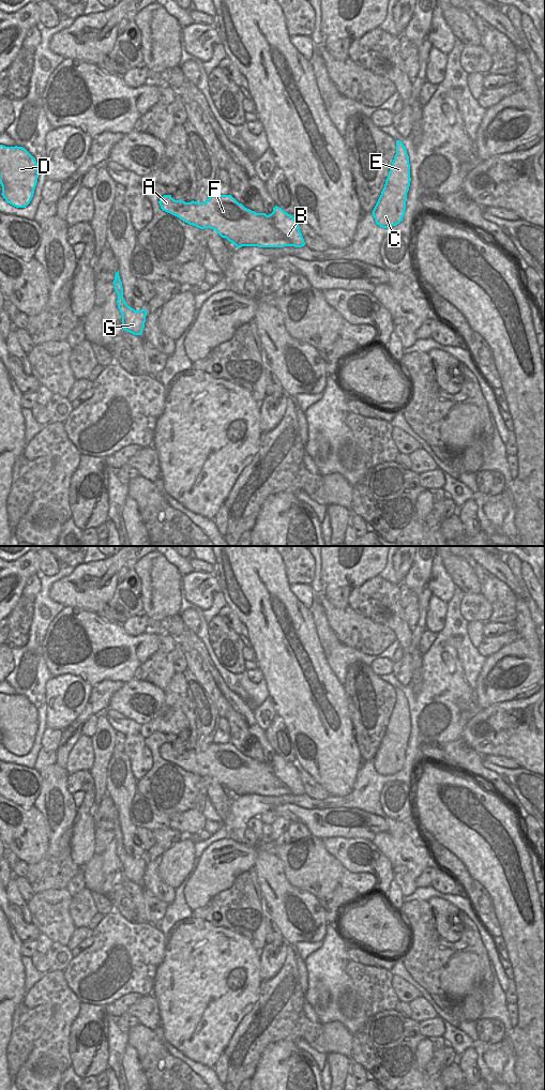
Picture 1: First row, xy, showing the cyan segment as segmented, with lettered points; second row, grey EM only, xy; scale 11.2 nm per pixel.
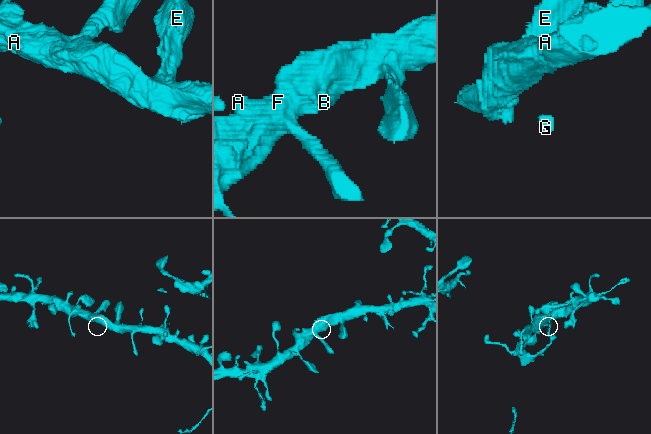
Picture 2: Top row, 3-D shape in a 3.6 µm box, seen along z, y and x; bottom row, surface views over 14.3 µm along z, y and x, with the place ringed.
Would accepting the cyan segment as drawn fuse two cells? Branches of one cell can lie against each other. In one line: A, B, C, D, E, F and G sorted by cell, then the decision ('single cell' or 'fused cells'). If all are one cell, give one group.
A B C D E F G | single cell

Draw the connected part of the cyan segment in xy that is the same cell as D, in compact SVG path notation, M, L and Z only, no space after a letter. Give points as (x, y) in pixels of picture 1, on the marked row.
M0 145L1 195L7 203L26 208L33 197L37 178L37 163L25 148Z

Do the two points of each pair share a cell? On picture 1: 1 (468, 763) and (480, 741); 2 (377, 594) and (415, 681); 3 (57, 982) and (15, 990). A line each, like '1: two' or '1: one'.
1: two
2: one
3: two

